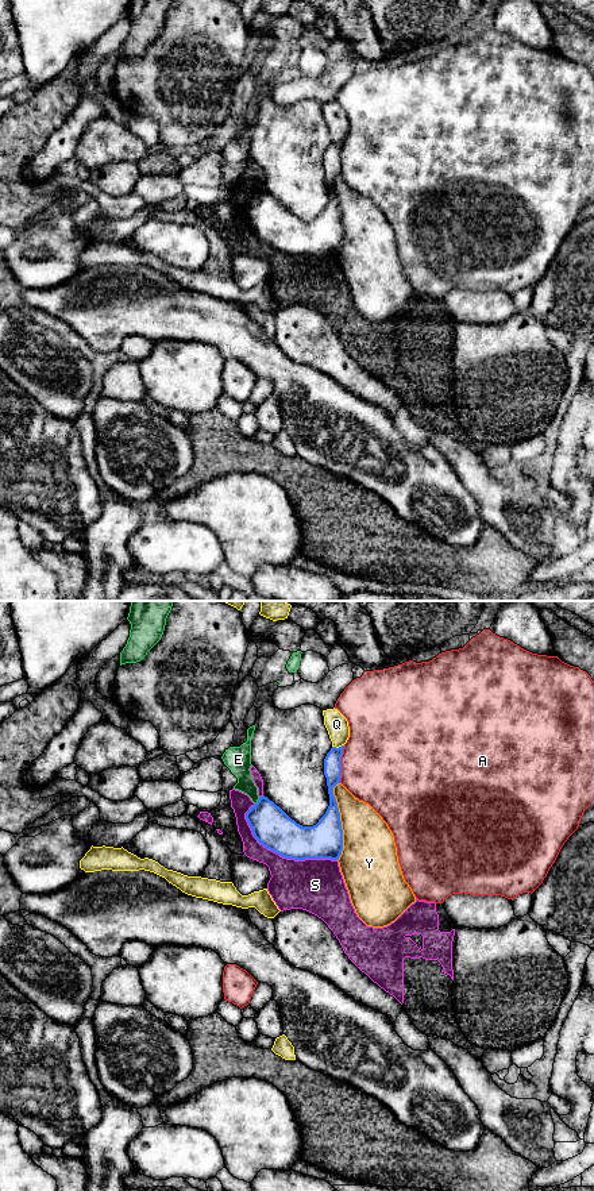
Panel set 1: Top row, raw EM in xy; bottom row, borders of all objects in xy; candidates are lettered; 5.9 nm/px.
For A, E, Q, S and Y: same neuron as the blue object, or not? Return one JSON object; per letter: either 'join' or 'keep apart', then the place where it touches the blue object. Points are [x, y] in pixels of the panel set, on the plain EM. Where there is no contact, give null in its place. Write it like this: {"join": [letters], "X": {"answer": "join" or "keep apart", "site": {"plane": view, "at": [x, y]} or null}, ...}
{"join": [], "A": {"answer": "keep apart", "site": {"plane": "xy", "at": [340, 160]}}, "E": {"answer": "keep apart", "site": {"plane": "xy", "at": [258, 196]}}, "Q": {"answer": "keep apart", "site": {"plane": "xy", "at": [339, 142]}}, "S": {"answer": "keep apart", "site": {"plane": "xy", "at": [284, 251]}}, "Y": {"answer": "keep apart", "site": {"plane": "xy", "at": [340, 216]}}}

